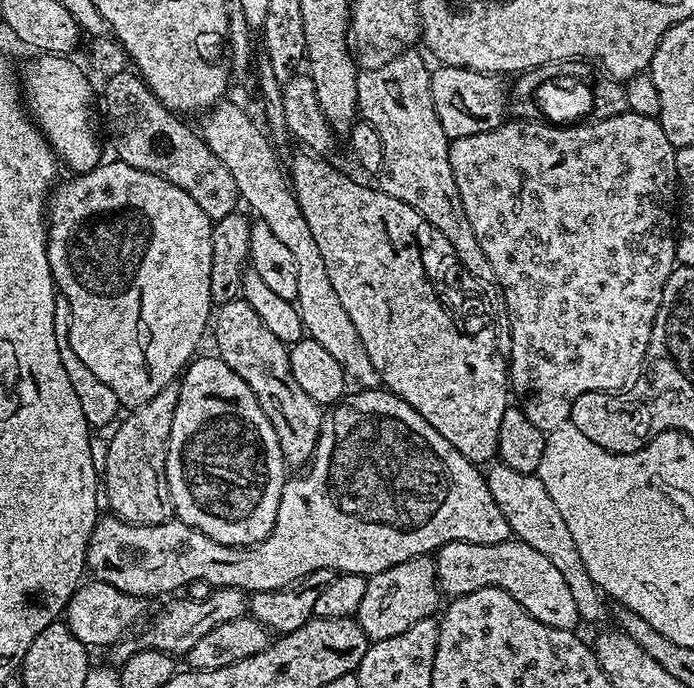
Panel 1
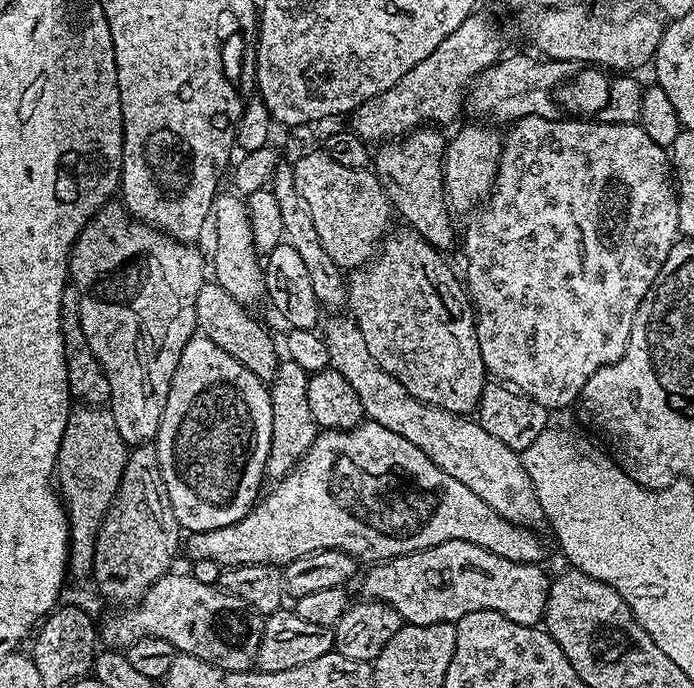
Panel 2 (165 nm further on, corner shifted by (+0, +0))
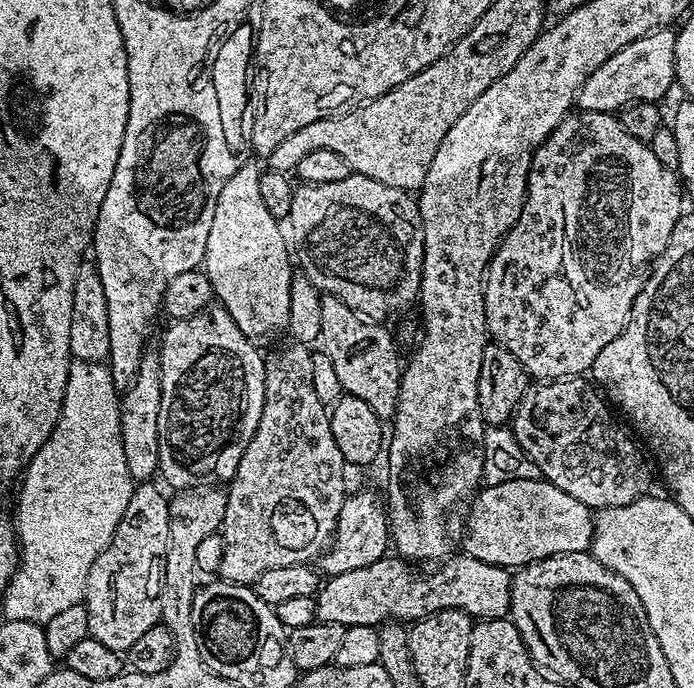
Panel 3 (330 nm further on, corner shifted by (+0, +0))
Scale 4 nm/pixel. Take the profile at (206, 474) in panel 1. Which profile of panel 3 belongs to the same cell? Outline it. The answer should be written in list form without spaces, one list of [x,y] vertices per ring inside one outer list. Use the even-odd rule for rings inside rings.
[[[209,306],[204,311],[194,314],[185,320],[177,320],[167,325],[164,337],[160,340],[158,355],[160,357],[160,377],[162,378],[162,406],[158,410],[158,462],[159,475],[164,476],[172,490],[189,490],[220,486],[230,482],[242,462],[242,454],[246,454],[246,446],[250,446],[250,438],[254,438],[254,430],[258,430],[258,422],[262,418],[264,402],[264,359],[257,345],[248,340],[246,334],[238,328],[234,318],[224,307]]]

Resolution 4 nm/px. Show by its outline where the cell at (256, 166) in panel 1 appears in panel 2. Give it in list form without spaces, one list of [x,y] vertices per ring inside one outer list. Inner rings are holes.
[[[332,314],[329,316],[332,317],[329,320],[327,317],[322,324],[322,329],[324,328],[322,338],[326,342],[329,365],[335,368],[338,374],[342,374],[346,382],[350,382],[354,394],[358,394],[358,402],[362,402],[365,417],[371,423],[386,426],[386,430],[394,430],[394,434],[402,434],[406,442],[414,442],[414,446],[418,446],[418,450],[422,450],[422,454],[426,454],[426,458],[430,458],[434,466],[446,470],[450,478],[458,478],[458,482],[462,482],[462,486],[468,487],[469,490],[474,490],[474,494],[478,494],[478,498],[482,498],[482,502],[486,502],[490,510],[494,510],[512,524],[536,530],[539,529],[539,524],[545,523],[544,511],[538,500],[538,494],[534,492],[534,486],[522,466],[519,452],[510,450],[510,446],[505,446],[503,442],[498,442],[498,438],[486,434],[486,430],[475,419],[458,412],[447,412],[411,396],[406,386],[398,382],[398,378],[386,374],[386,370],[382,370],[378,362],[374,362],[374,354],[370,354],[366,346],[366,338],[362,338],[362,330],[351,315]]]

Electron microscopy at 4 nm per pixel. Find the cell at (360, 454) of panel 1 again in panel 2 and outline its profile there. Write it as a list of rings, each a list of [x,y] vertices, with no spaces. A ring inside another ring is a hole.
[[[361,422],[354,428],[317,431],[310,450],[306,450],[300,463],[273,484],[276,485],[269,490],[268,497],[266,492],[238,522],[218,530],[191,533],[186,540],[187,559],[213,560],[224,568],[237,568],[243,564],[286,566],[306,554],[342,550],[349,552],[358,562],[383,562],[438,546],[447,540],[461,540],[482,546],[490,550],[490,554],[498,554],[498,558],[510,558],[510,562],[540,564],[543,561],[544,544],[533,529],[514,525],[490,510],[474,490],[462,486],[458,478],[450,478],[450,474],[434,466],[414,442],[406,442],[402,434],[394,434],[394,430],[386,430],[386,426]]]

